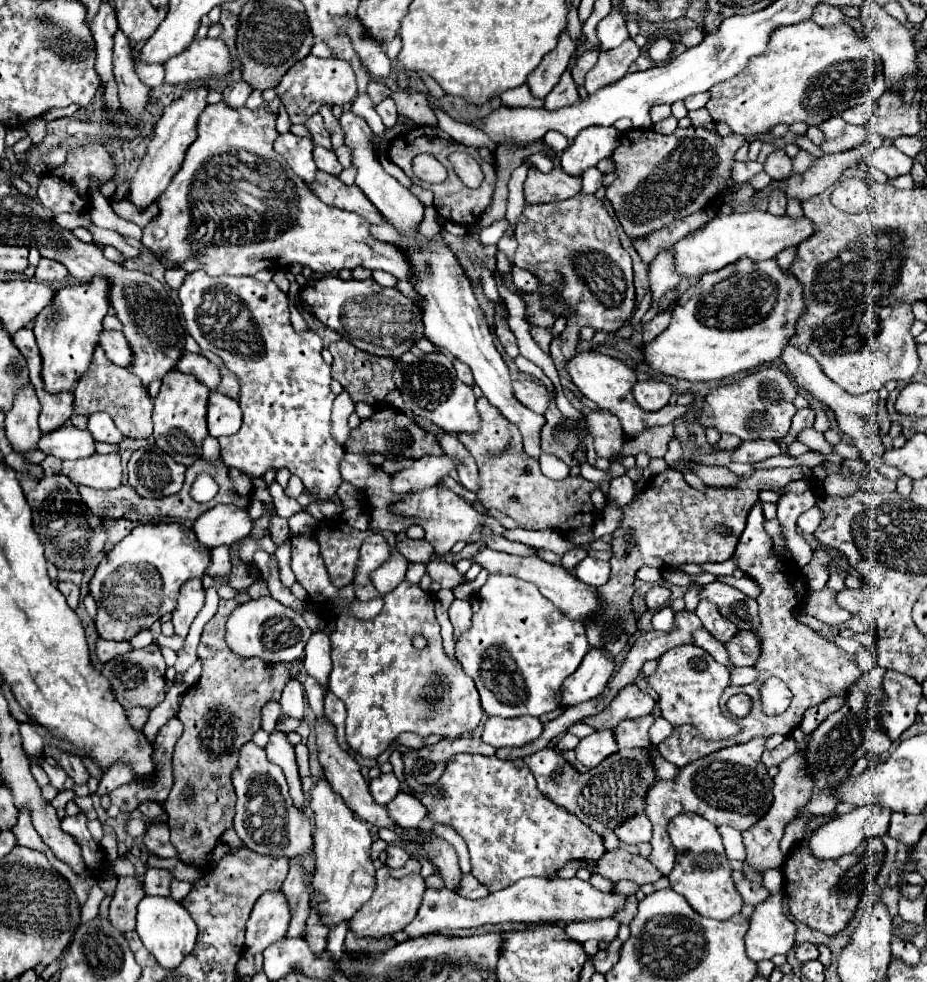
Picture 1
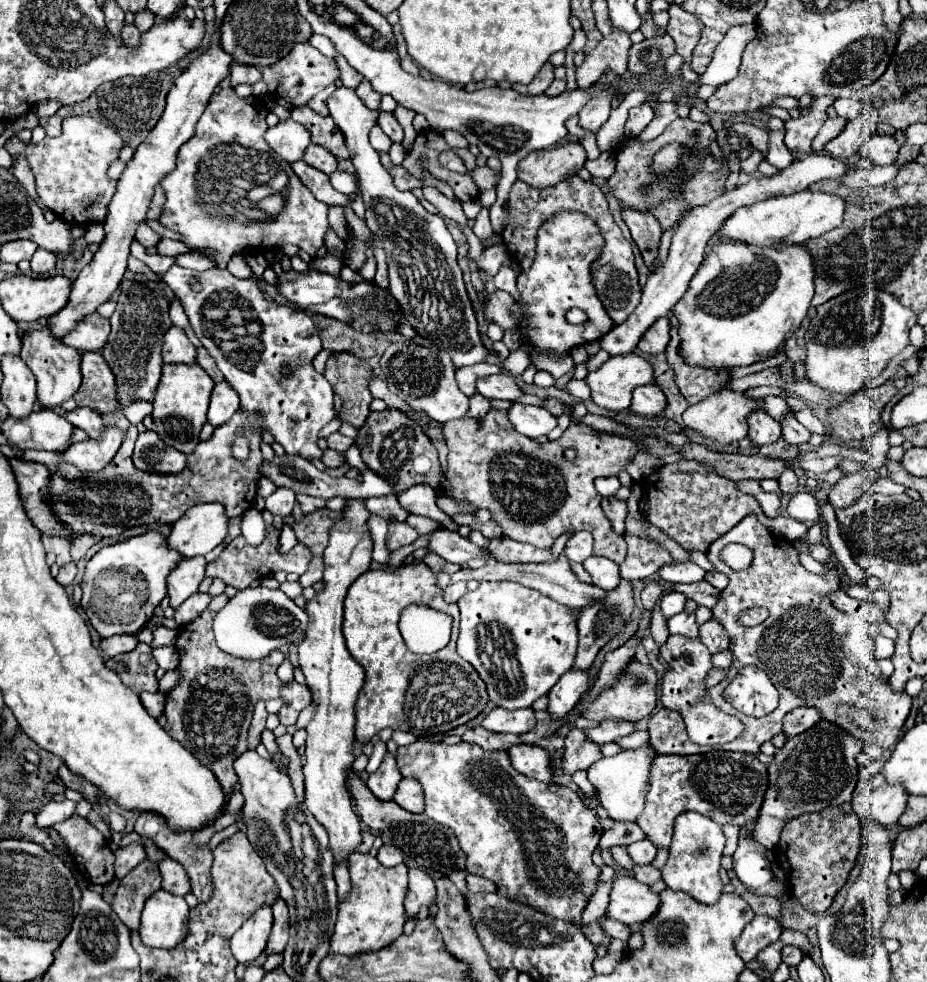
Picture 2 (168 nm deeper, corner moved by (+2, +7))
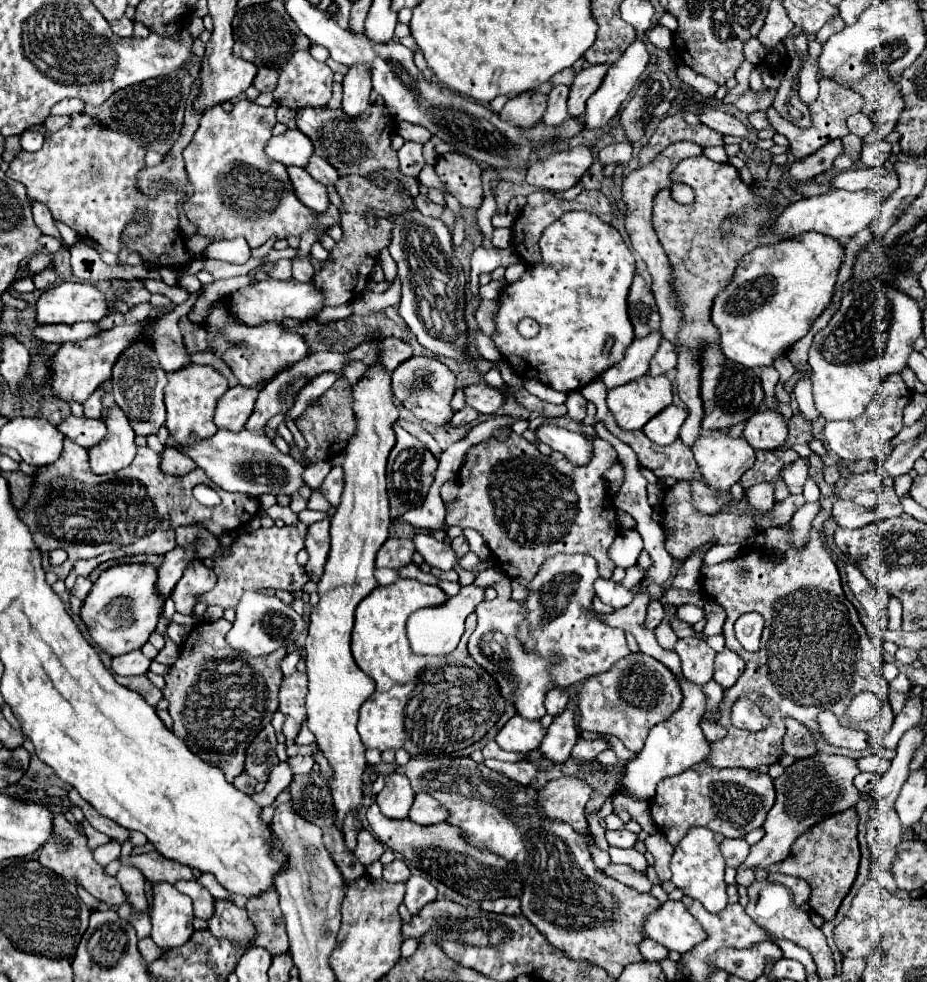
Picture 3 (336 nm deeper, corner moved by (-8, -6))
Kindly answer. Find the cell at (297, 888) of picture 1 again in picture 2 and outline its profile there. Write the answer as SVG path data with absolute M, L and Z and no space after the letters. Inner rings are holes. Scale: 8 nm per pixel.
M279 898L273 904L273 930L265 954L281 954L285 950L287 940L289 940L289 912L287 912L287 904Z

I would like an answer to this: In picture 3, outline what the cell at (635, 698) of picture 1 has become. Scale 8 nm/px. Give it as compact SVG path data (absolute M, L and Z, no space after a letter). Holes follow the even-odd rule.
M631 653L613 665L613 669L589 677L579 689L577 697L579 727L599 735L615 735L633 753L641 751L649 731L657 723L671 717L683 701L677 677L665 665L645 653Z

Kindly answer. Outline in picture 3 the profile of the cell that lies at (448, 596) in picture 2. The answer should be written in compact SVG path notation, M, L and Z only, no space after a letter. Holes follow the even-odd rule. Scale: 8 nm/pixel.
M467 585L467 587L461 587L461 591L455 597L451 597L445 605L415 611L407 621L407 639L411 643L413 653L447 657L459 645L459 639L465 631L467 615L473 613L475 605L481 601L483 601L483 589L475 585Z

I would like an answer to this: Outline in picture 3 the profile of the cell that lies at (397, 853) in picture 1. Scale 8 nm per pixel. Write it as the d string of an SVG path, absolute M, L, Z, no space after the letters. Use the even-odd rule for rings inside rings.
M395 859L393 863L389 865L383 865L383 879L389 881L389 883L397 883L397 881L407 881L409 879L409 867L401 861L401 859Z

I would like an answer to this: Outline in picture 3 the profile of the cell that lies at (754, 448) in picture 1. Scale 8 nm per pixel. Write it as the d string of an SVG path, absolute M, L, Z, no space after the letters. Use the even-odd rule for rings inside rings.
M765 409L747 421L743 437L757 451L781 449L787 441L787 421L783 415Z

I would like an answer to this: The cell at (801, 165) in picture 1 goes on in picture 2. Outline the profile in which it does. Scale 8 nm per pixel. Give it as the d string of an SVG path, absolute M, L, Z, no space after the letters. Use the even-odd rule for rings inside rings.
M817 96L809 104L809 112L797 120L785 120L785 146L795 154L811 154L811 140L827 120L827 108L835 102L833 96Z

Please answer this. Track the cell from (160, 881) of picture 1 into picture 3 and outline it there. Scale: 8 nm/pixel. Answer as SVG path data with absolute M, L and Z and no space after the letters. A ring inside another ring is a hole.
M177 881L175 889L189 895L193 899L193 909L195 909L195 917L201 919L209 919L213 915L213 897L211 893L199 883L199 881Z

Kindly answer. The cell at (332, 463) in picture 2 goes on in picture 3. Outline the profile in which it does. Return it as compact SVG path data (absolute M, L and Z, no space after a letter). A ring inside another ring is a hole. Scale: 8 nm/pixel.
M319 461L319 463L313 463L305 469L305 483L311 487L311 489L317 489L323 479L327 477L327 473L331 471L331 463L329 461Z

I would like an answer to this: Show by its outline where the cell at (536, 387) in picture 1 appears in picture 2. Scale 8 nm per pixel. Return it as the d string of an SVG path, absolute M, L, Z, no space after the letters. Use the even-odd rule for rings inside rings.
M493 374L493 376L483 376L477 380L475 390L485 396L487 400L517 400L523 396L521 388L517 386L515 378L511 374Z

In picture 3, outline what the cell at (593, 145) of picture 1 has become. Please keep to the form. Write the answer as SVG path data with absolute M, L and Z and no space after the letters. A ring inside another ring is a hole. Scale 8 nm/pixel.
M635 39L619 57L619 61L613 63L613 67L609 69L609 75L605 75L605 81L601 83L601 87L597 89L597 93L593 93L593 97L589 97L587 101L587 109L583 113L583 121L587 129L603 129L609 125L609 121L619 113L621 105L627 101L629 93L633 91L637 79L641 77L641 73L645 71L645 65L649 61L649 51L645 47L643 41Z

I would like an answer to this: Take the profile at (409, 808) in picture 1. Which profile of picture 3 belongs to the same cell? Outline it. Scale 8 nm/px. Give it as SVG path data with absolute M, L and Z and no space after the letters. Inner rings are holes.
M417 793L413 807L409 811L409 819L419 823L419 825L435 825L445 821L447 813L445 809L437 803L437 799L433 799L429 793Z

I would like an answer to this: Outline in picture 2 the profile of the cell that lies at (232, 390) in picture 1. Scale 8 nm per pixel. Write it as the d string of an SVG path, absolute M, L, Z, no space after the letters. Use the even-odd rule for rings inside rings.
M197 348L197 364L199 364L199 366L213 378L213 382L221 382L221 380L225 380L223 374L219 372L215 360L211 358L211 354L209 354L205 348Z

